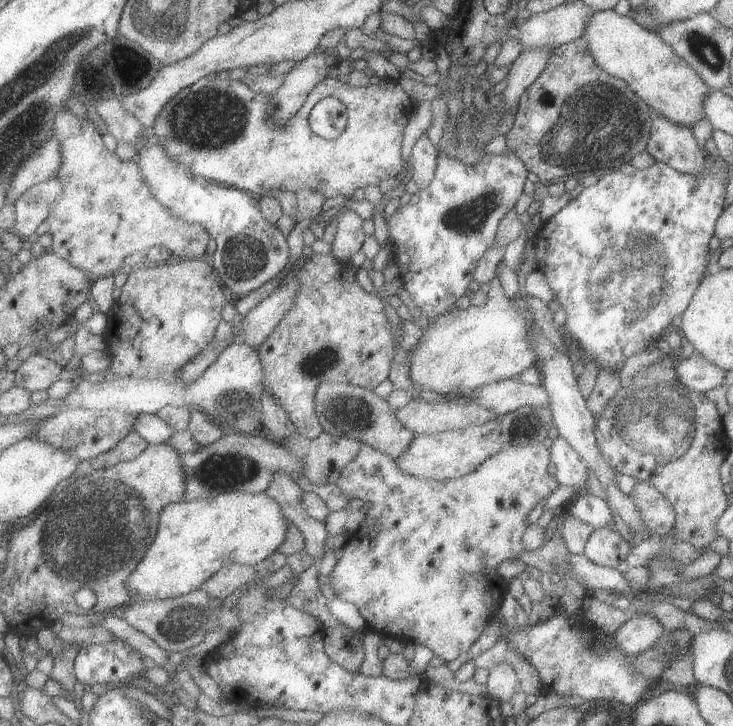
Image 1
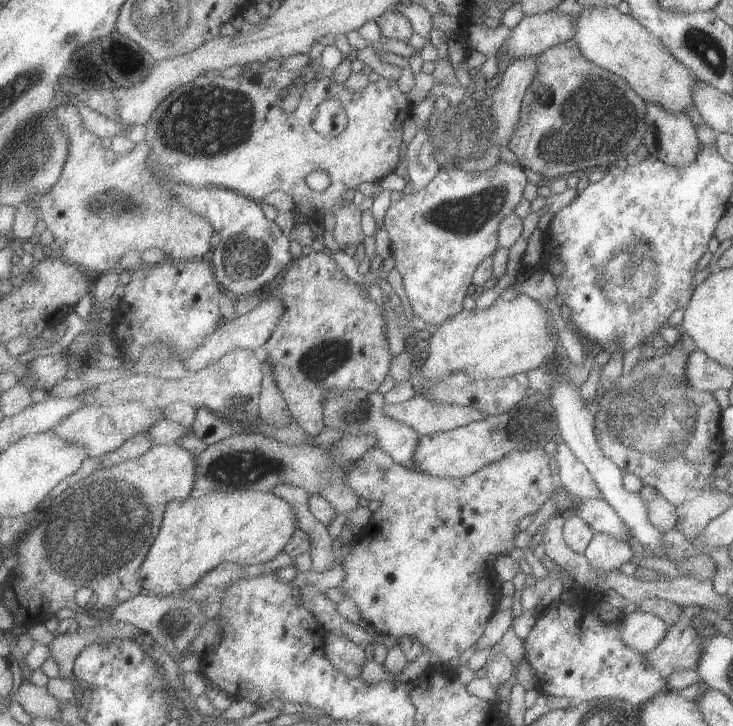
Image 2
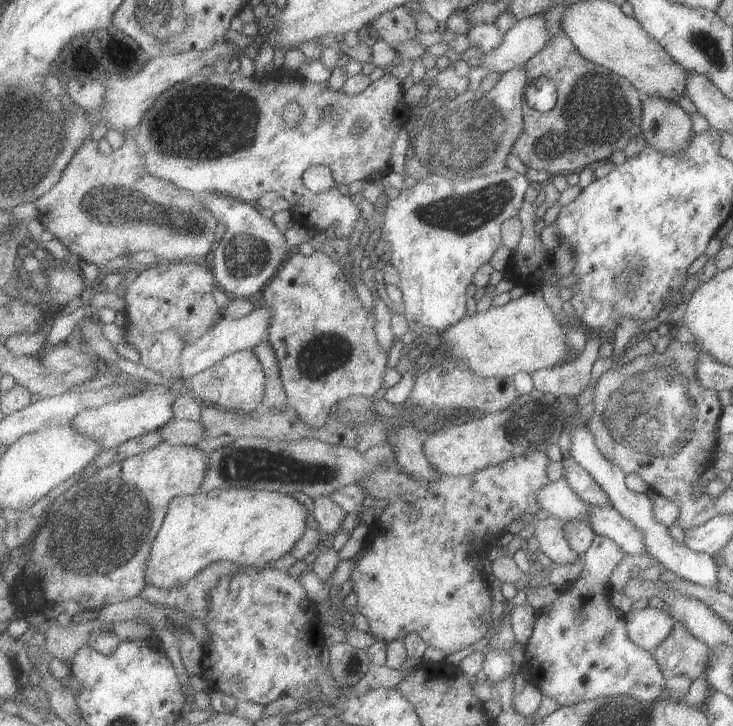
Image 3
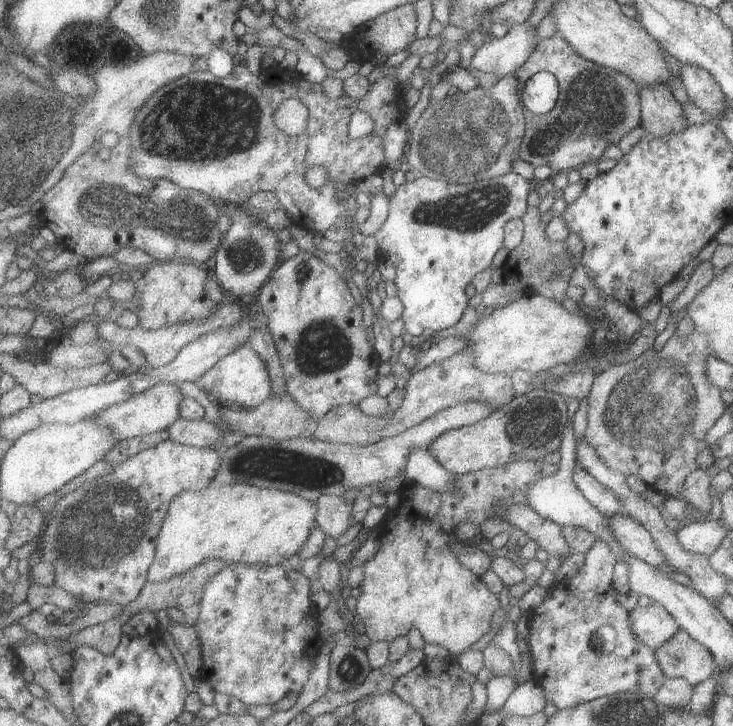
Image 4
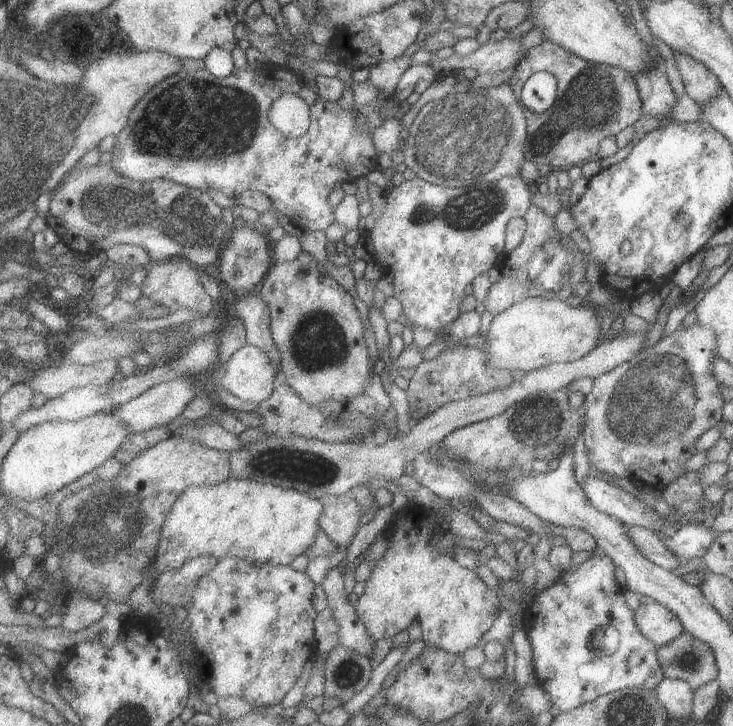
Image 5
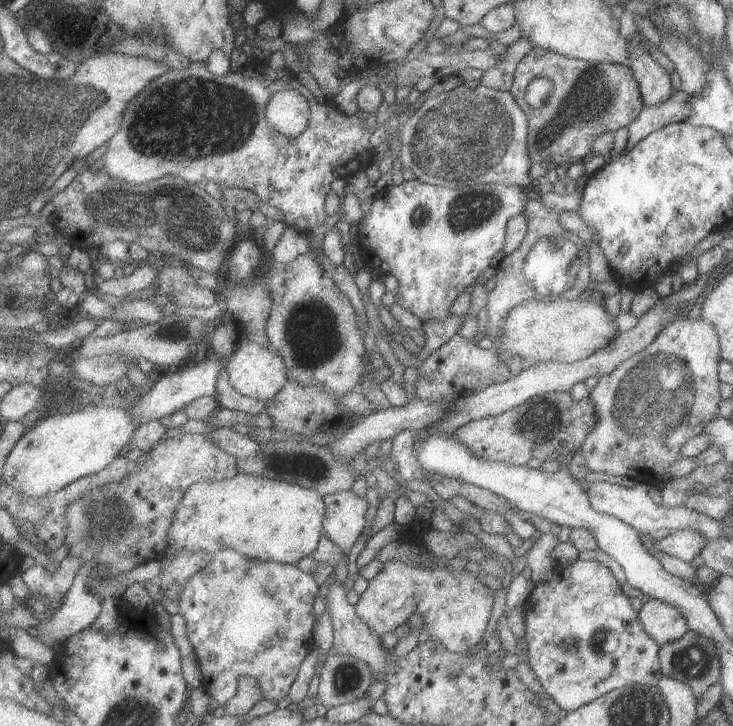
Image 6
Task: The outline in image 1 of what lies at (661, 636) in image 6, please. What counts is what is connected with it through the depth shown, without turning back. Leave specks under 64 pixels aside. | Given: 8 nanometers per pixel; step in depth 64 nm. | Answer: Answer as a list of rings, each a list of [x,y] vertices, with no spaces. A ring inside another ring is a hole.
[[[630,616],[612,634],[613,644],[631,657],[651,649],[663,634],[663,625],[654,616]]]

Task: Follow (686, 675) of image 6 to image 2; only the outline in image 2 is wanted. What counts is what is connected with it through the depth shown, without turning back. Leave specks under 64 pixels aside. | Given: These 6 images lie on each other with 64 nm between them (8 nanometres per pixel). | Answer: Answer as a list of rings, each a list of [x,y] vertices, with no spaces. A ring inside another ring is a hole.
[[[687,606],[682,610],[663,640],[653,650],[642,654],[647,664],[664,679],[675,670],[695,671],[697,658],[701,656],[701,635],[689,624],[693,614],[687,614]]]

